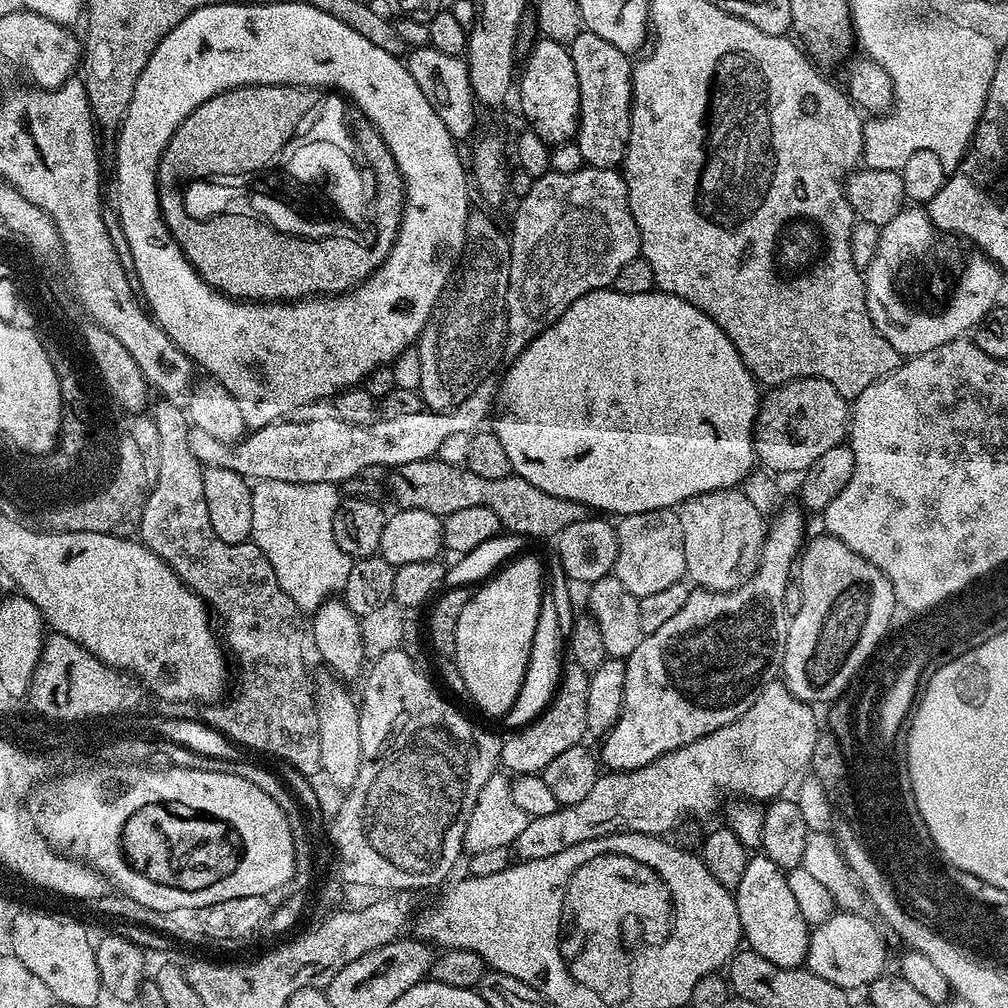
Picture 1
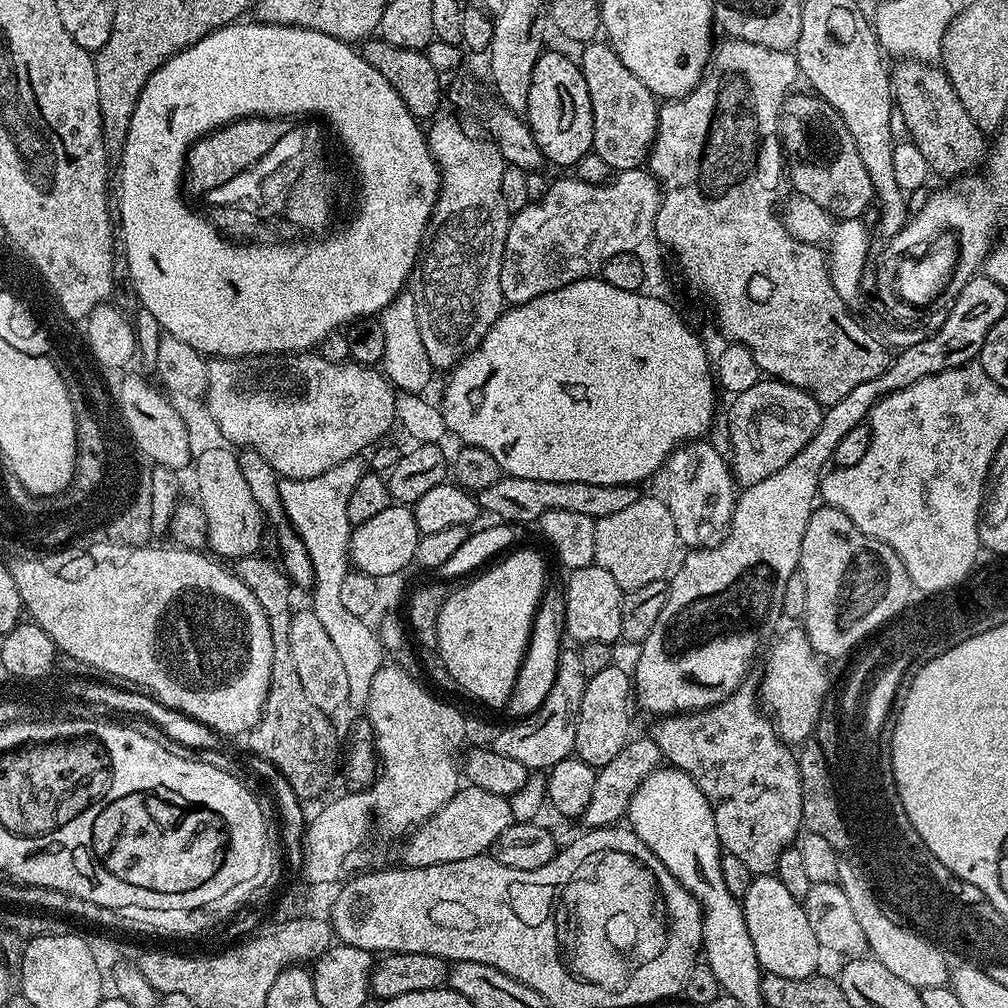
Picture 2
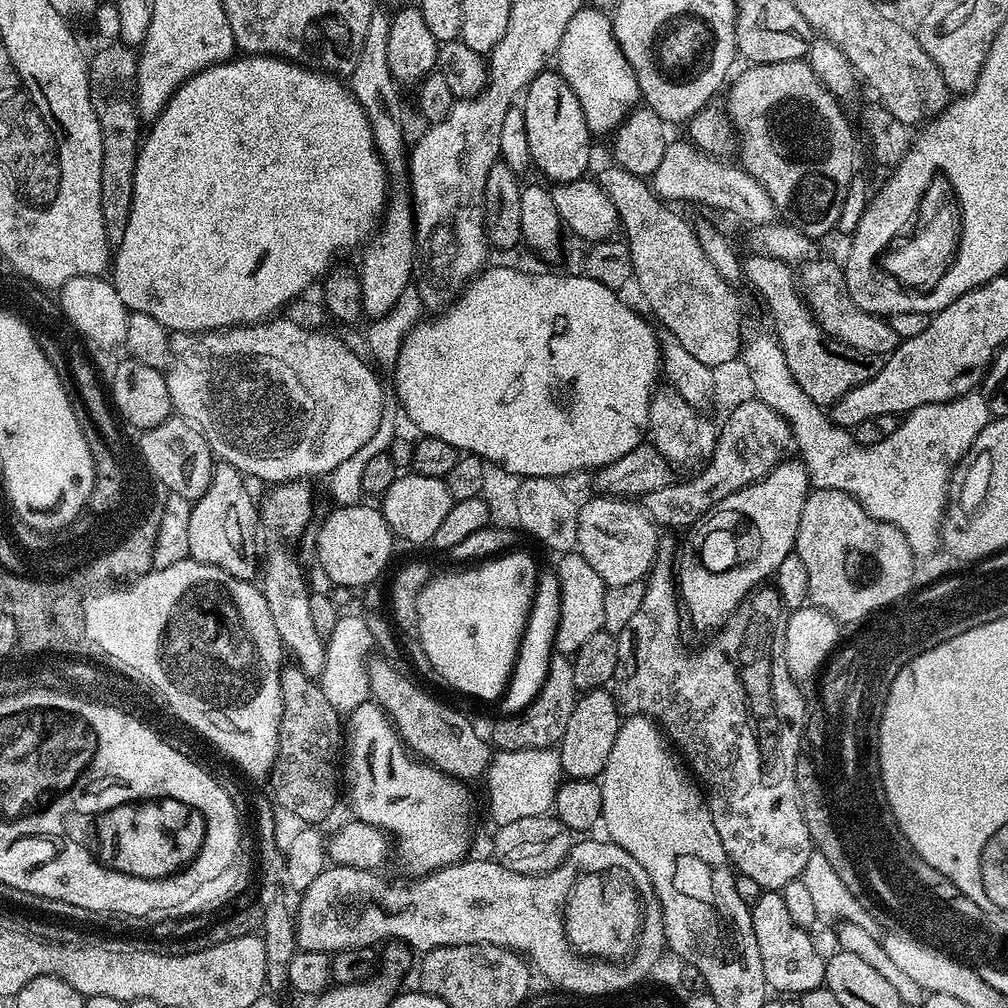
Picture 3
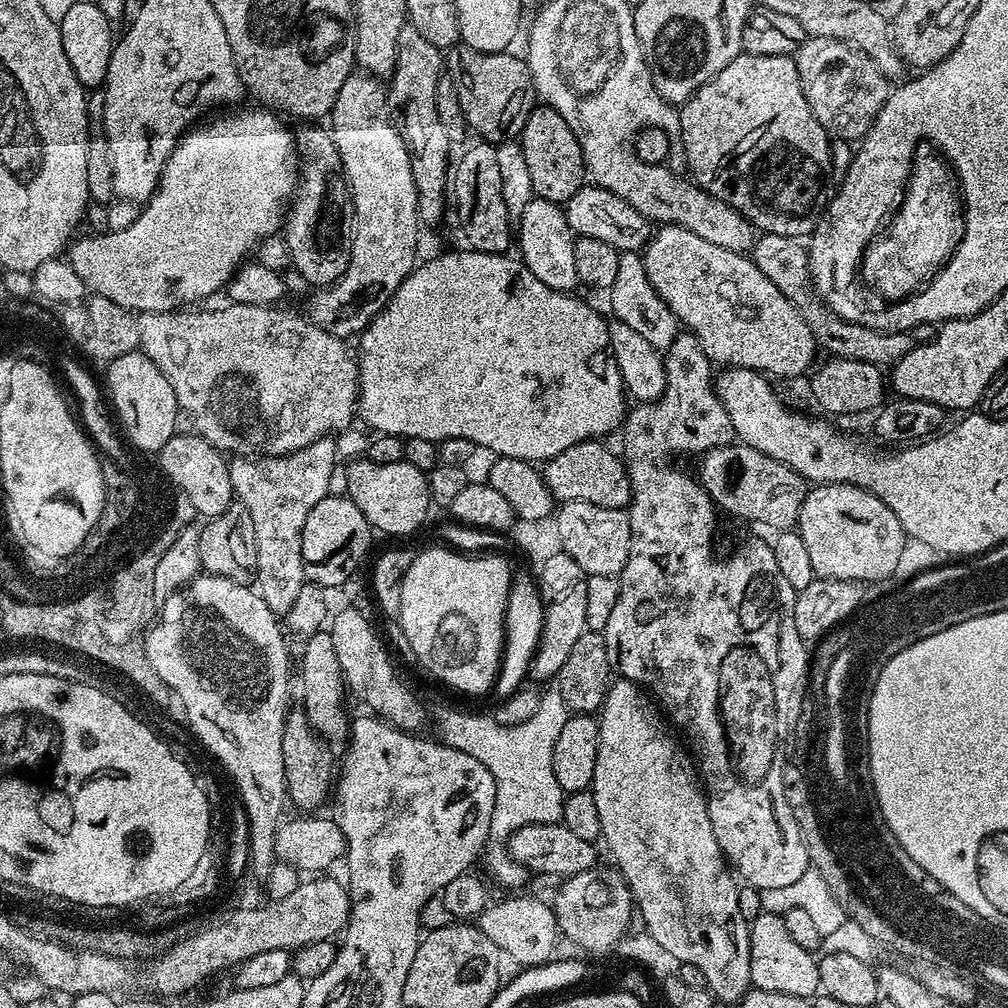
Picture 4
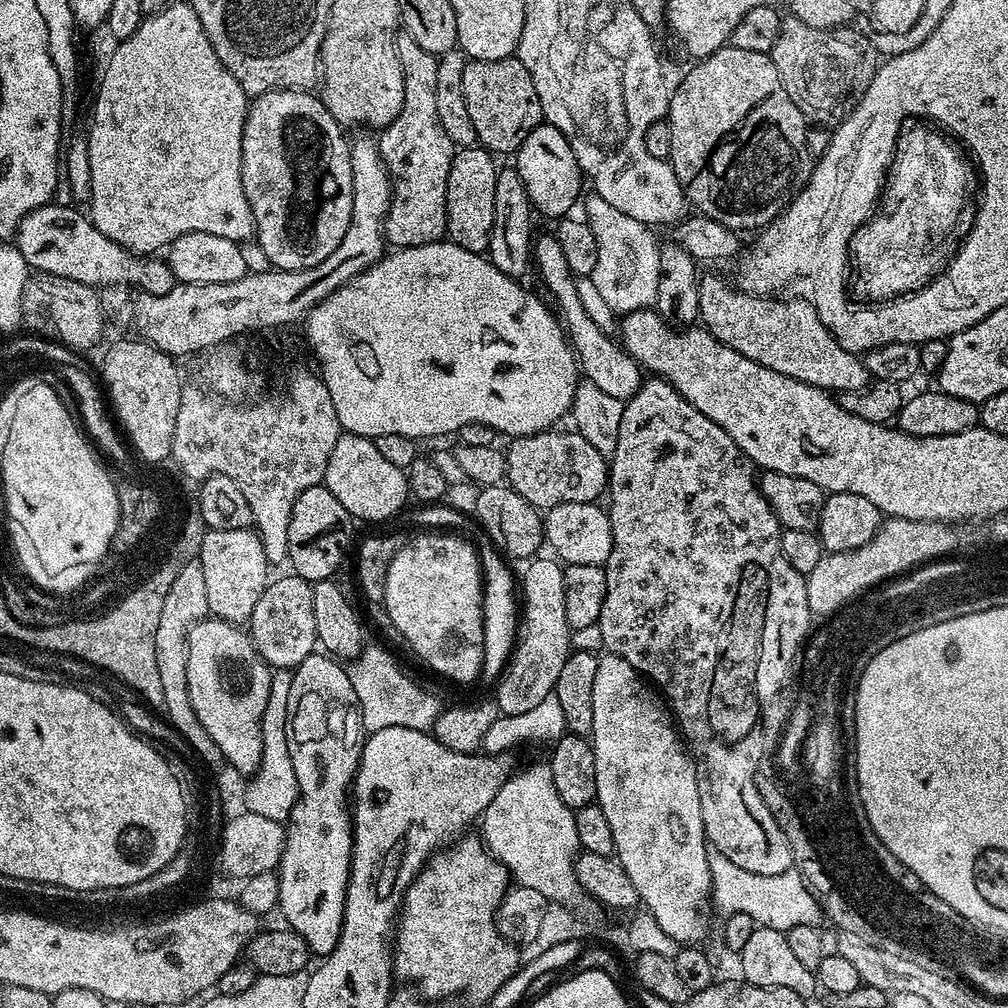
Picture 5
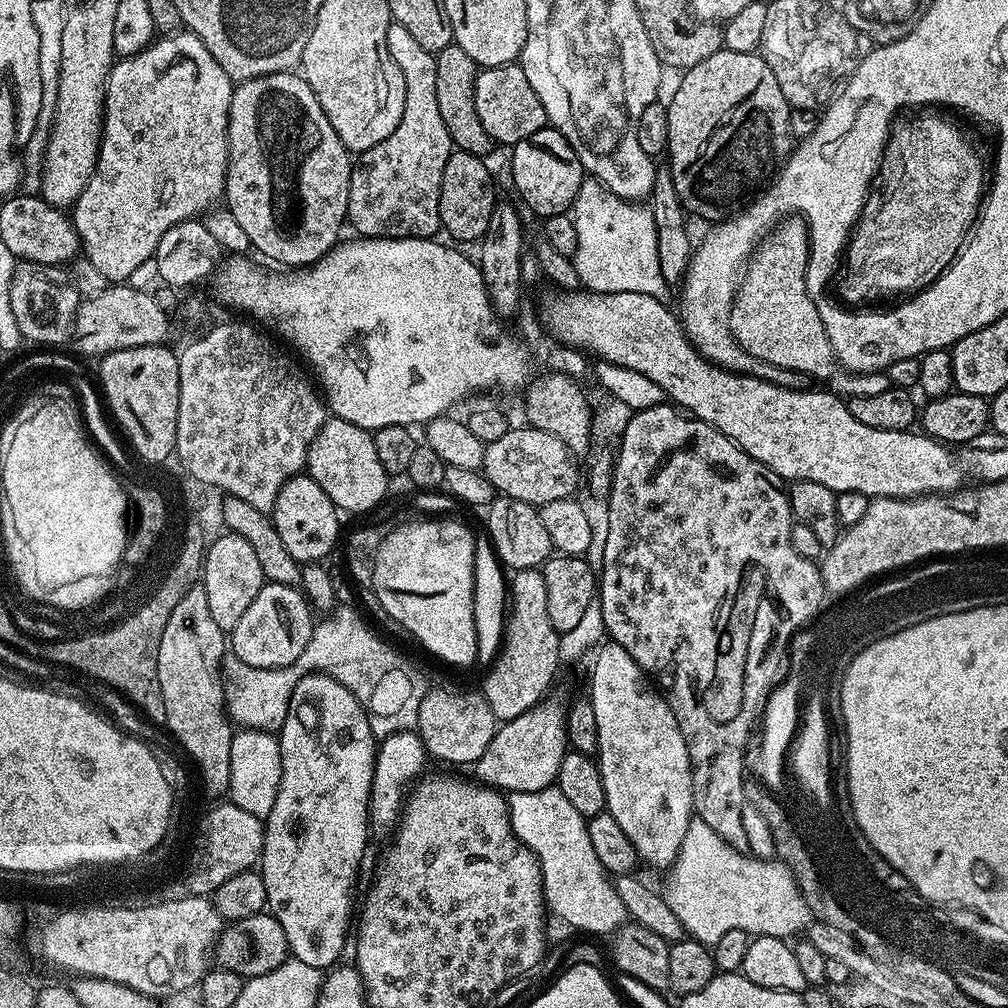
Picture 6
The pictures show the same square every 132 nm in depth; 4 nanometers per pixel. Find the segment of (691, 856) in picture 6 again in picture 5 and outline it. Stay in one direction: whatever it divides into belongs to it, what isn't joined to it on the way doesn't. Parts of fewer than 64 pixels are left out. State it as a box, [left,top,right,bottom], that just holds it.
[708,851,822,934]

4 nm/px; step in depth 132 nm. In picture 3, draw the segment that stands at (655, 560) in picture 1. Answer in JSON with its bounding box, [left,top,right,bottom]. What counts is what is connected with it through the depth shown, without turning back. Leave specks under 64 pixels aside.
[575,495,658,588]

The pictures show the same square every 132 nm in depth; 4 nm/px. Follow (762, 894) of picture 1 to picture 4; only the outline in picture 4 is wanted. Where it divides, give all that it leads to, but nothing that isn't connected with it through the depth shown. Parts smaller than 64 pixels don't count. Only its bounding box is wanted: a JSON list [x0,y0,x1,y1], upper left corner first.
[748,912,820,998]

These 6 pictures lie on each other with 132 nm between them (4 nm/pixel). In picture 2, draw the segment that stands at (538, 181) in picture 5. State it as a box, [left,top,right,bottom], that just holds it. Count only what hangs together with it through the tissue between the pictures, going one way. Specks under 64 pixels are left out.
[526,50,594,169]

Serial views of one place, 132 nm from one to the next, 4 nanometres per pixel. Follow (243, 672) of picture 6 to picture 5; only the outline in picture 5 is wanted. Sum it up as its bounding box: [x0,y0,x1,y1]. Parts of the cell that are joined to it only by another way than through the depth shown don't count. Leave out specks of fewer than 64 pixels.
[347,647,442,732]

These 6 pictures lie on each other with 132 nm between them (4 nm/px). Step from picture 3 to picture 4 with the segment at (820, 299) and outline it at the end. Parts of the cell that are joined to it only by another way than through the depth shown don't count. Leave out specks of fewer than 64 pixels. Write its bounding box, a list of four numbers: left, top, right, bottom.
[750,233,914,368]

